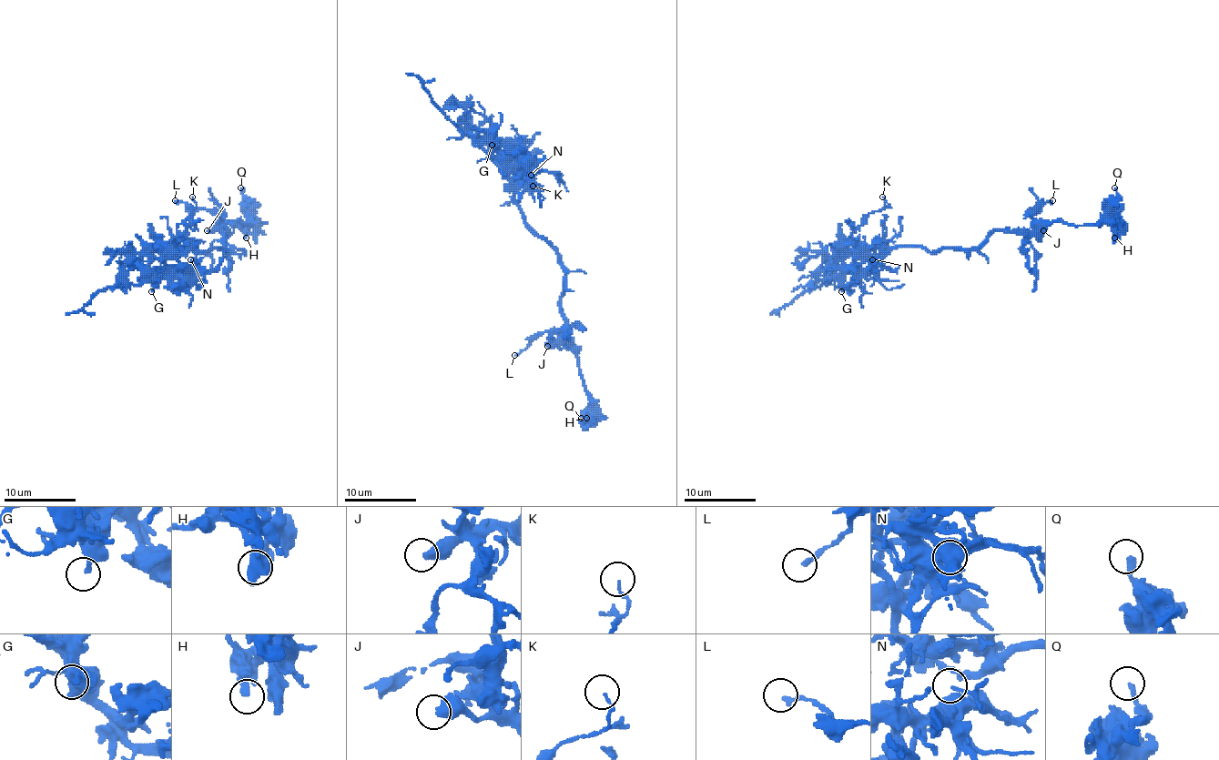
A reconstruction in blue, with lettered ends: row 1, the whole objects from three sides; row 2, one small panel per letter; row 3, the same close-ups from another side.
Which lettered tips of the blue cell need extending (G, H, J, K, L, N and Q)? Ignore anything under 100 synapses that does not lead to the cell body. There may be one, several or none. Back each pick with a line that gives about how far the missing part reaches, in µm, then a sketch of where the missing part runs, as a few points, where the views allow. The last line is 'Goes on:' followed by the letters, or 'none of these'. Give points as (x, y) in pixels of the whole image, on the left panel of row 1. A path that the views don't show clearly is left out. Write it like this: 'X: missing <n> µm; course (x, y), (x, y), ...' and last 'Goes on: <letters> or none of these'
Goes on: none of these

